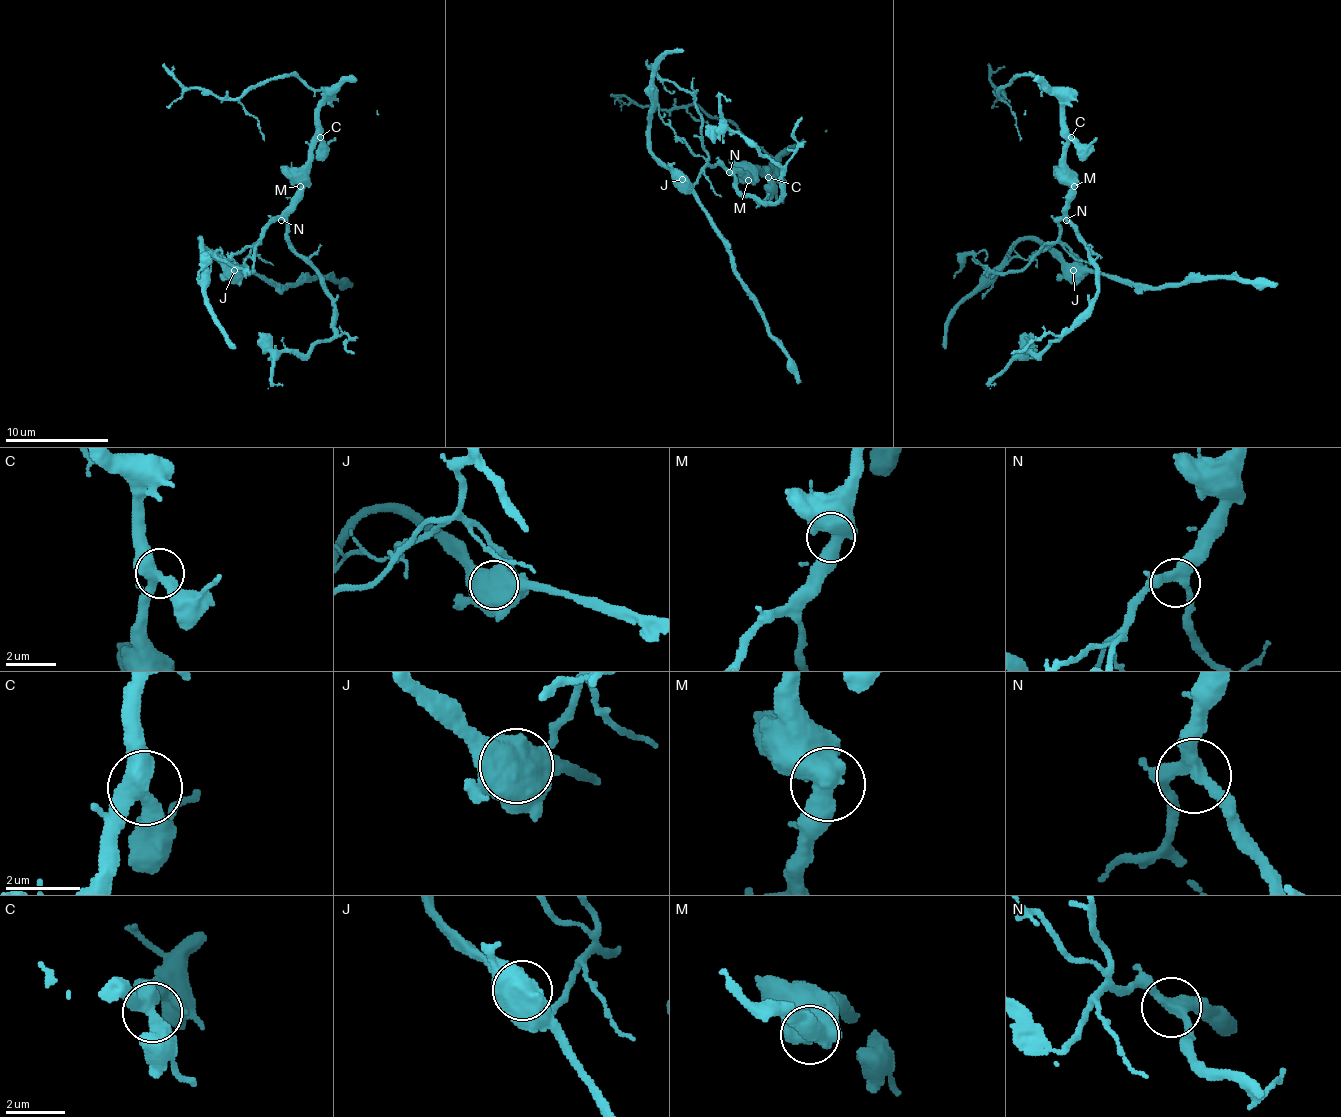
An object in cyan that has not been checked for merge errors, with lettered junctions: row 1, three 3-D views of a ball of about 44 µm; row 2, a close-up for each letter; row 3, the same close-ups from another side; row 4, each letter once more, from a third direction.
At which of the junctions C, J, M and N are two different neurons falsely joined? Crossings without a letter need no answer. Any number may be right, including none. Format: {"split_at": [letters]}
{"split_at": ["J"]}

